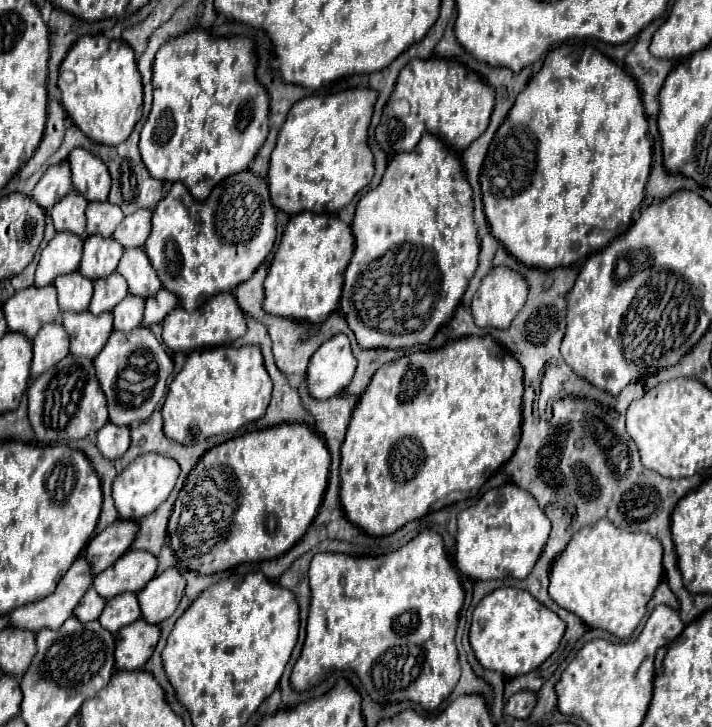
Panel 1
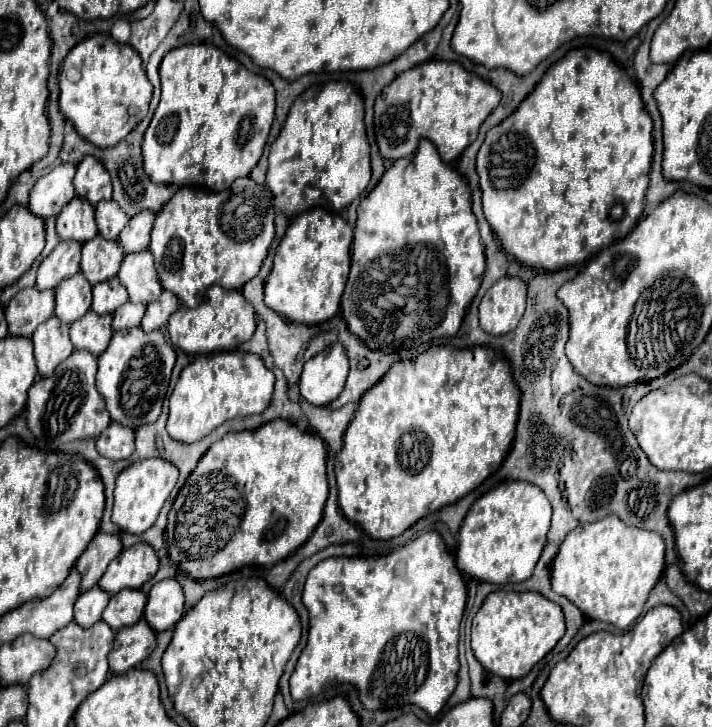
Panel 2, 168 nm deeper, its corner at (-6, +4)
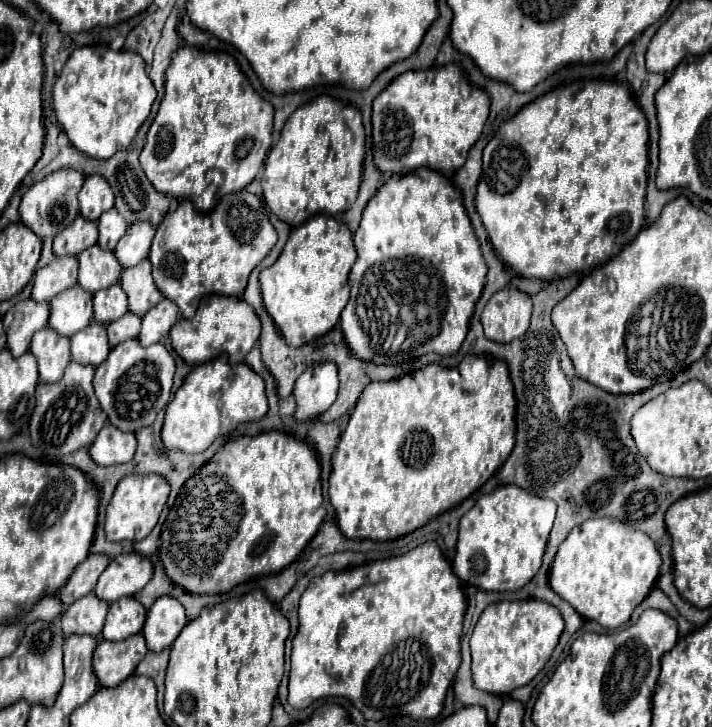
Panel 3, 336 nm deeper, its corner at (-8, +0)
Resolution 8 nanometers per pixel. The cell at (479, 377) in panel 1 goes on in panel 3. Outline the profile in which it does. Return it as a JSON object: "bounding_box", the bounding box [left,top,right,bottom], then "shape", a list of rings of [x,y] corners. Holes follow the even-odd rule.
{"bounding_box":[330,356,516,540],"shape":[[[466,356],[454,368],[428,364],[414,374],[368,384],[332,454],[330,500],[340,532],[352,540],[394,540],[458,506],[510,456],[516,432],[514,406],[514,386],[506,362],[488,356]]]}

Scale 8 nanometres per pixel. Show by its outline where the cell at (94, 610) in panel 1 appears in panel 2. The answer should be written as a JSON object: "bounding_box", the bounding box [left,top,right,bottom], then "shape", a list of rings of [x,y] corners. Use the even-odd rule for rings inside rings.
{"bounding_box":[74,586,110,626],"shape":[[[92,586],[90,590],[82,592],[74,604],[74,620],[80,626],[92,626],[100,620],[106,604],[110,600],[110,594],[106,594],[100,586]]]}

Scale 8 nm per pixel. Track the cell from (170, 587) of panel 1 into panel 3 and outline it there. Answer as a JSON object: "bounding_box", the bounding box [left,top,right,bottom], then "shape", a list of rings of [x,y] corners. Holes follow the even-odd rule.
{"bounding_box":[142,596,188,652],"shape":[[[160,596],[160,600],[156,600],[156,604],[148,610],[142,636],[152,652],[162,652],[172,646],[186,622],[188,618],[184,614],[184,606],[178,600]]]}

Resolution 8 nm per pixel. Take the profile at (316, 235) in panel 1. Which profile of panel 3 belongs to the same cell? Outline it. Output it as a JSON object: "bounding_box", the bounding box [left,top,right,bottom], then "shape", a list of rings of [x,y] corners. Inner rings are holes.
{"bounding_box":[260,214,356,348],"shape":[[[316,214],[304,224],[292,228],[278,260],[270,270],[260,272],[264,308],[288,344],[296,348],[304,346],[338,324],[340,312],[350,296],[348,272],[354,262],[356,250],[352,244],[352,232],[340,218]]]}

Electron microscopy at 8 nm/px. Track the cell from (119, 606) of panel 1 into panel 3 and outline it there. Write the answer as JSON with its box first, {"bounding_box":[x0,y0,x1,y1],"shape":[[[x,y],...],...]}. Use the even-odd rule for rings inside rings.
{"bounding_box":[102,596,146,642],"shape":[[[132,596],[120,598],[110,604],[102,636],[114,642],[126,640],[142,632],[144,620],[146,620],[146,608],[138,600],[134,600]]]}

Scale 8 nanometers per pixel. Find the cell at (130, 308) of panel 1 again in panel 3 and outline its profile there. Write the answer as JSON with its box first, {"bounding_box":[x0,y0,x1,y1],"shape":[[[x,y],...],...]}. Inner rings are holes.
{"bounding_box":[108,312,140,348],"shape":[[[126,312],[122,318],[114,320],[112,324],[108,324],[108,338],[110,338],[110,346],[114,348],[116,344],[124,342],[124,340],[130,340],[130,338],[136,338],[138,332],[140,332],[140,316],[132,314],[132,312]]]}

